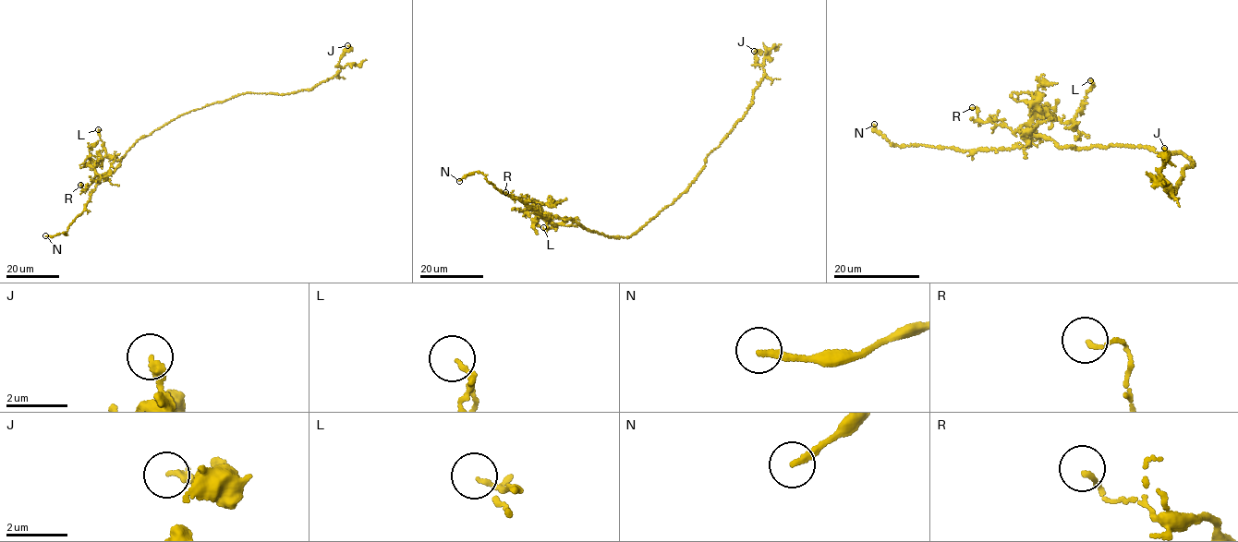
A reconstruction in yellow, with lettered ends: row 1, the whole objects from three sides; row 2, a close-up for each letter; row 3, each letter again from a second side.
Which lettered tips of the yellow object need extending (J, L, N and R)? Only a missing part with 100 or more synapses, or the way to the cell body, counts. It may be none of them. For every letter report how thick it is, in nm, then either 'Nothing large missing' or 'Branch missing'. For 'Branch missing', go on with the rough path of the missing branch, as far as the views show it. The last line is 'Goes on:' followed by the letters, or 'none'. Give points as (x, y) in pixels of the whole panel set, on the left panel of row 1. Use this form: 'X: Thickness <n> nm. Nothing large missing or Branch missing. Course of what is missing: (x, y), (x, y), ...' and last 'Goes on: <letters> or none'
J: Thickness 260 nm. Nothing large missing
L: Thickness 90 nm. Nothing large missing
N: Thickness 200 nm. Branch missing
R: Thickness 110 nm. Nothing large missing
Goes on: N

